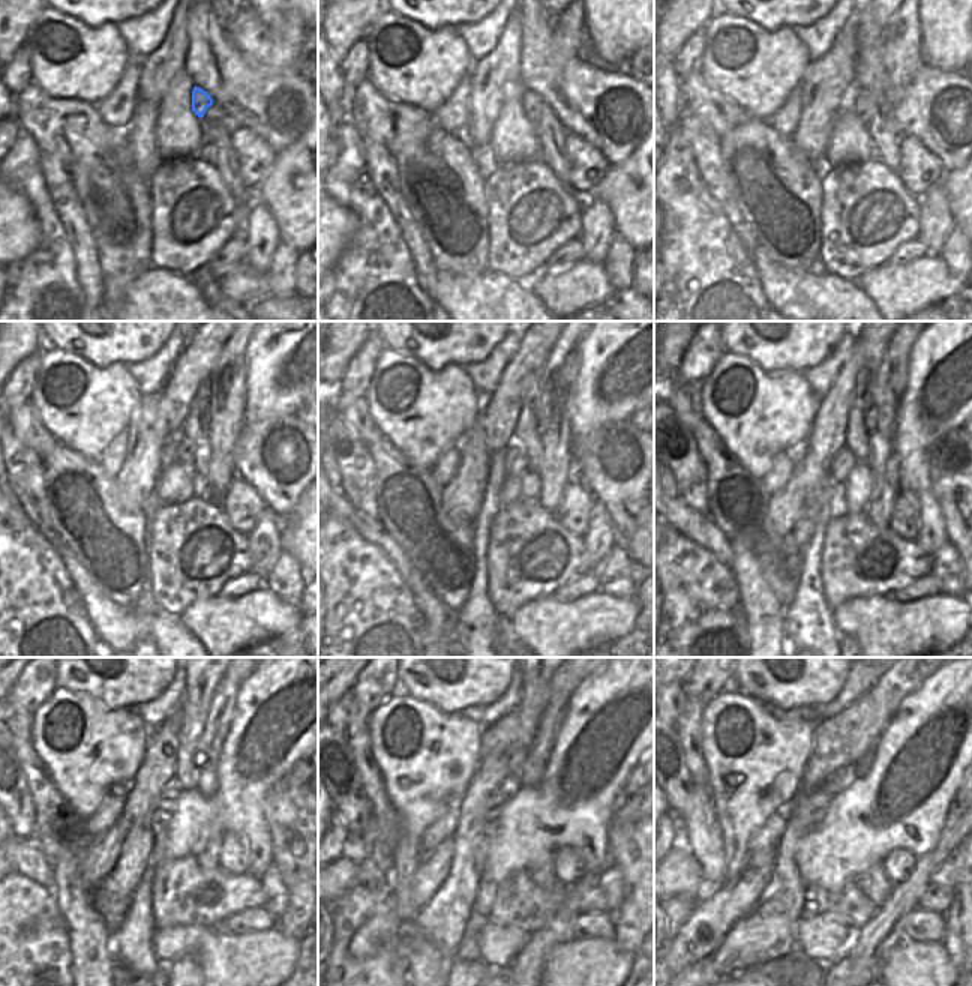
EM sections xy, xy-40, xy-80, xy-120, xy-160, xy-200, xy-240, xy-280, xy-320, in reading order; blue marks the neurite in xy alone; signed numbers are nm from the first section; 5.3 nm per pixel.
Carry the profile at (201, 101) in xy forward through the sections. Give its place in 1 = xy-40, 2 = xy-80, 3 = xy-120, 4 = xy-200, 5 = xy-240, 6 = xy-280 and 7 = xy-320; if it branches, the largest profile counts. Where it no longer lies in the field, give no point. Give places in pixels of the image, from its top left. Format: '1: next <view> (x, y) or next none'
1: next xy-40 (531, 102)
2: next xy-80 (861, 102)
3: next xy-120 (180, 447)
4: next xy-200 (842, 464)
5: next xy-240 (167, 802)
6: next xy-280 (497, 800)
7: next xy-320 (809, 808)

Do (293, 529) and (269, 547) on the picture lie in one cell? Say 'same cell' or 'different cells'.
different cells

